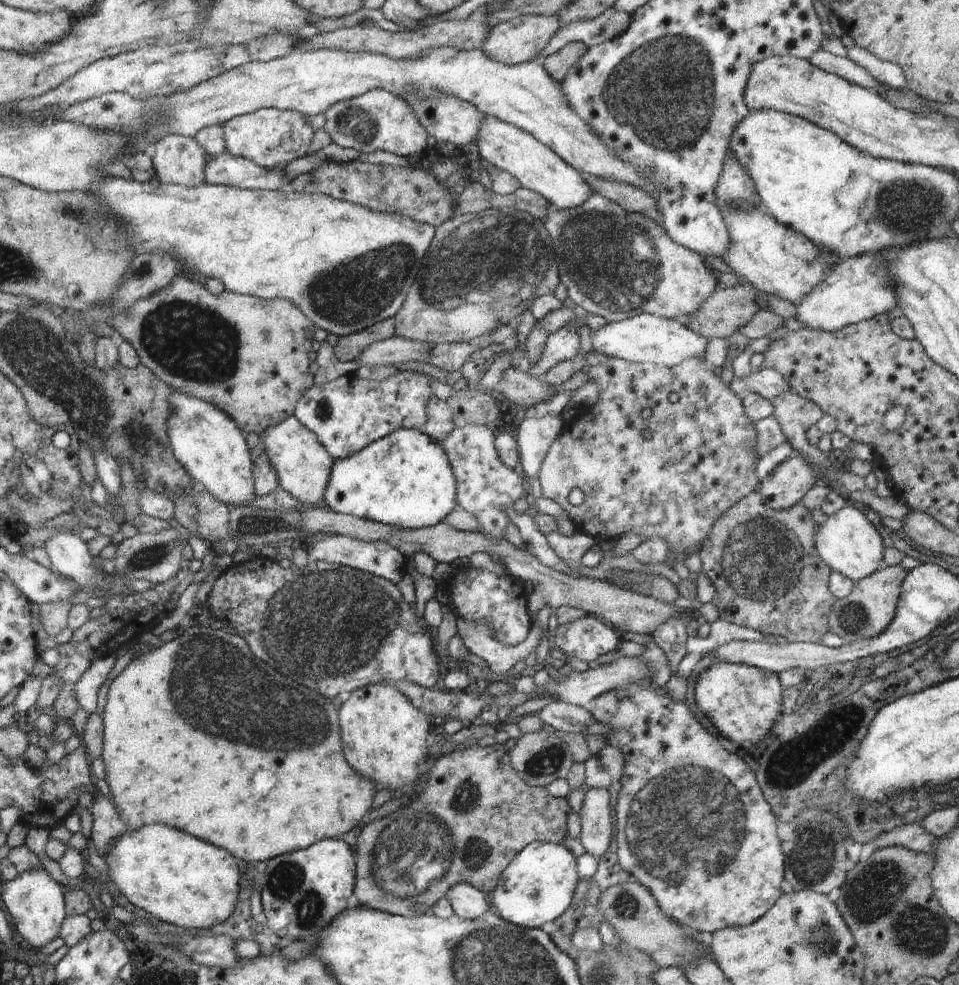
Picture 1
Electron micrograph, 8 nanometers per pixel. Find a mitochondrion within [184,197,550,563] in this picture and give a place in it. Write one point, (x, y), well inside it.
(354, 294)

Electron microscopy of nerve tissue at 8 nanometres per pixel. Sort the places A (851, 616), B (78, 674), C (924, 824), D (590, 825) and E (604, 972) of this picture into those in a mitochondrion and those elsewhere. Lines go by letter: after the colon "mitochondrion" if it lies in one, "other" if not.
A: mitochondrion
B: other
C: other
D: other
E: mitochondrion

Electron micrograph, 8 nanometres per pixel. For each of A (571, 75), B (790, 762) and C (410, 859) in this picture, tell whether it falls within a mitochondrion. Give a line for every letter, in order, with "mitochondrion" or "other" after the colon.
A: other
B: mitochondrion
C: mitochondrion

